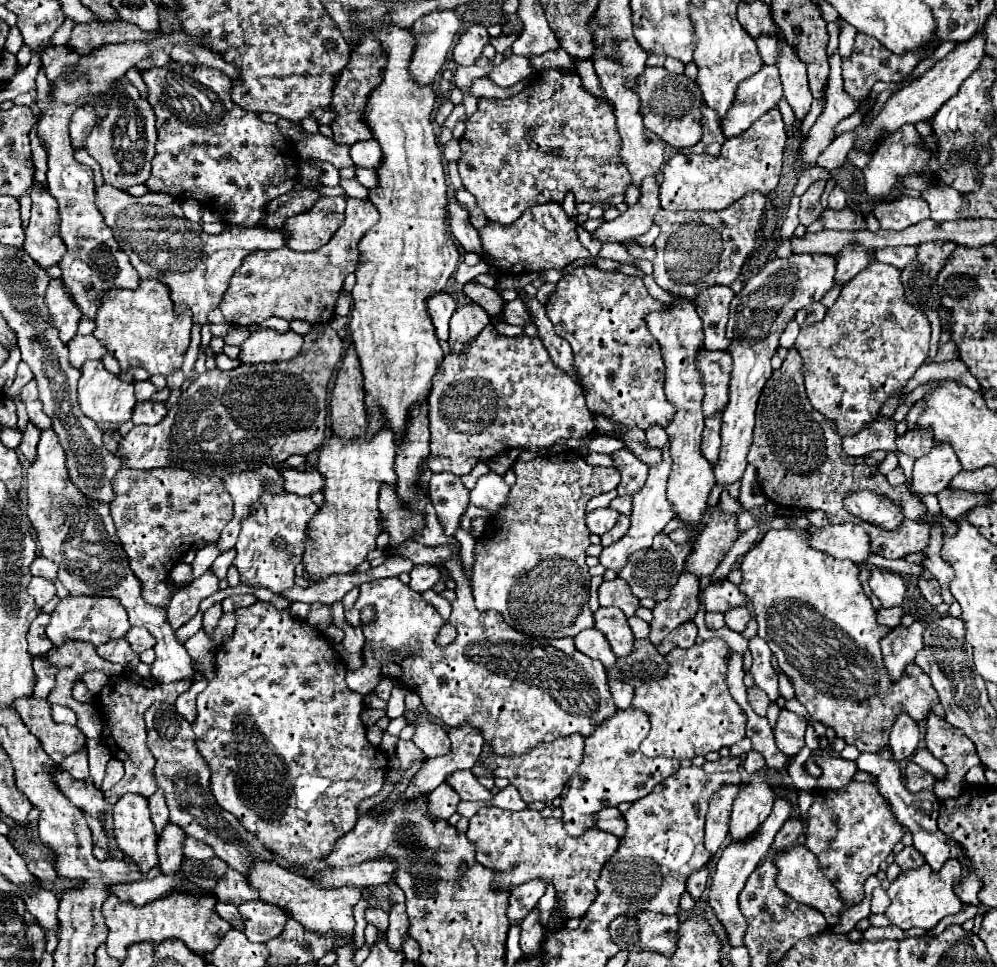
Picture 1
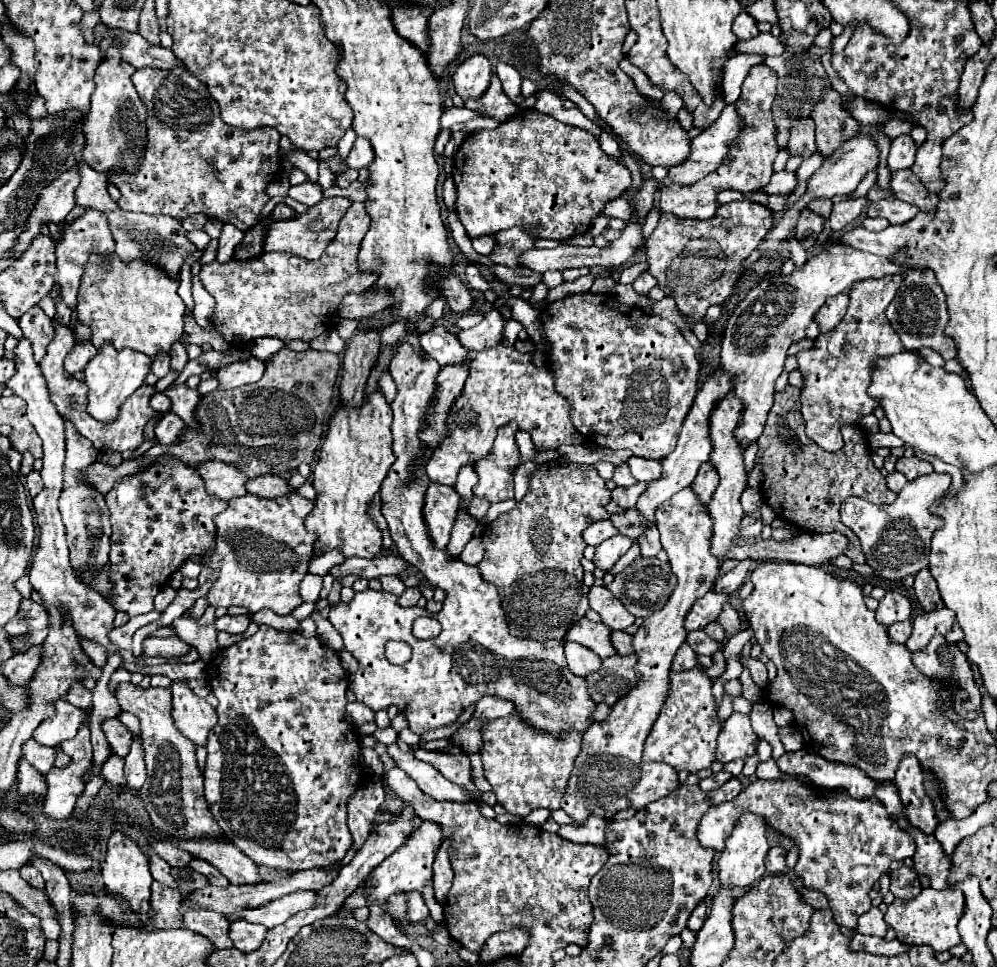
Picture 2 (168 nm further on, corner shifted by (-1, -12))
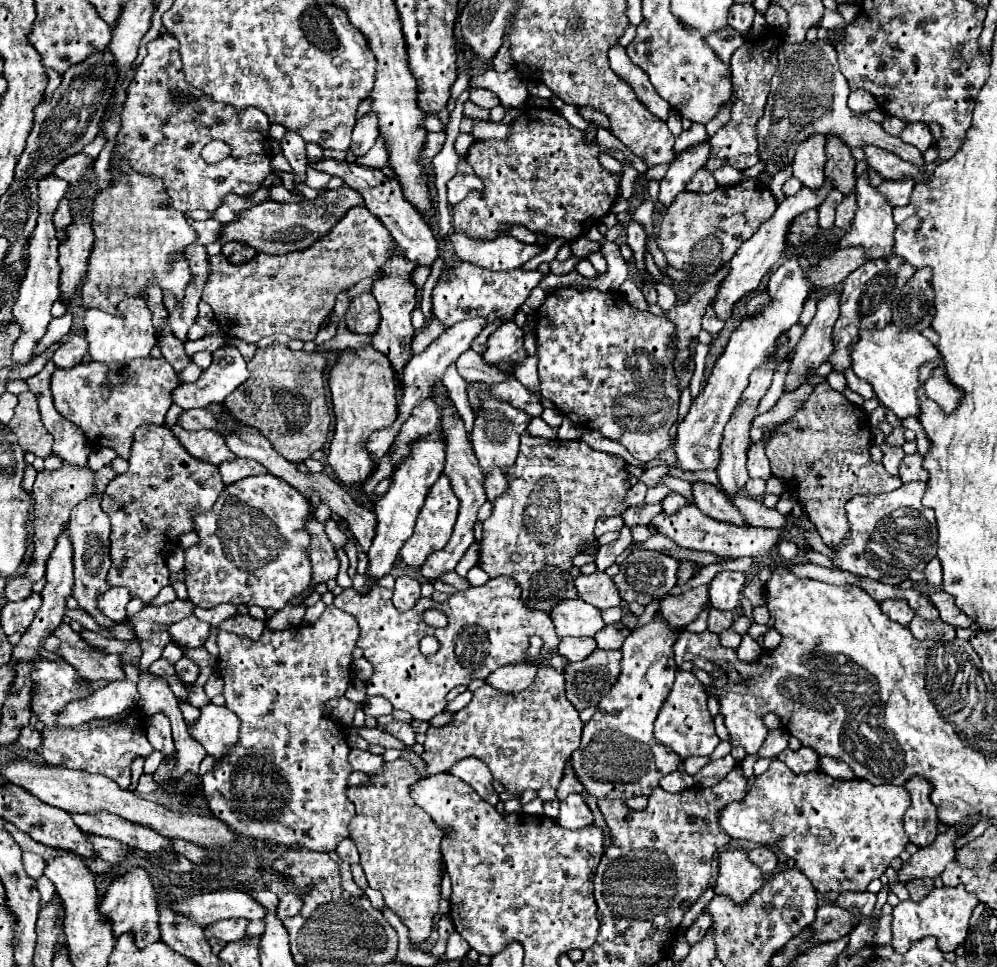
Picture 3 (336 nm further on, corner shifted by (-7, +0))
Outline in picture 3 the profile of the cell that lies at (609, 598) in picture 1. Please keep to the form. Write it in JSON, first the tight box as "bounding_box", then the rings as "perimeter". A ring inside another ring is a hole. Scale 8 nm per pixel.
{"bounding_box":[576,572,622,610],"perimeter":[[[594,572],[588,576],[578,576],[576,578],[576,590],[580,592],[584,602],[588,602],[600,610],[620,606],[620,602],[622,602],[618,588],[614,586],[612,578],[606,572]]]}

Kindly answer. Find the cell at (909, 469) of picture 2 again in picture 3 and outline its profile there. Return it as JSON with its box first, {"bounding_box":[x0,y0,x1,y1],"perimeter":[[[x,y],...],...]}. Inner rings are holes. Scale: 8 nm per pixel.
{"bounding_box":[900,454,928,482],"perimeter":[[[908,454],[902,460],[900,466],[900,480],[912,482],[912,480],[928,480],[928,470],[922,466],[924,456],[922,454]]]}

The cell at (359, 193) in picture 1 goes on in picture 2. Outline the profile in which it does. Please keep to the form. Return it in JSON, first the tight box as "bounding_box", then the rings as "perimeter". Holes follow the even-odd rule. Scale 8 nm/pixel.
{"bounding_box":[318,160,334,188],"perimeter":[[[322,160],[318,162],[318,174],[320,174],[320,178],[318,178],[318,184],[320,184],[322,188],[332,188],[334,174],[330,172],[330,168],[326,168],[326,164],[324,164]]]}

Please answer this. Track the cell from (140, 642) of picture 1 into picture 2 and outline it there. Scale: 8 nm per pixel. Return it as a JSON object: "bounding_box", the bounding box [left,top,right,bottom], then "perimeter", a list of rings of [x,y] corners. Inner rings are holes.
{"bounding_box":[144,634,190,658],"perimeter":[[[176,634],[170,638],[146,638],[144,656],[164,656],[164,658],[182,658],[190,652],[190,644],[182,642]]]}

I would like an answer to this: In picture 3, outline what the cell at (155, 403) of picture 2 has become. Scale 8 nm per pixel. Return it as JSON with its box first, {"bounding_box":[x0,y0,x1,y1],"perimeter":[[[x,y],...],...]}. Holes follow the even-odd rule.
{"bounding_box":[172,348,250,410],"perimeter":[[[220,348],[212,354],[212,364],[202,372],[200,380],[194,384],[180,384],[172,390],[172,402],[184,410],[204,408],[212,402],[222,402],[230,392],[234,392],[250,372],[242,354],[236,348]]]}

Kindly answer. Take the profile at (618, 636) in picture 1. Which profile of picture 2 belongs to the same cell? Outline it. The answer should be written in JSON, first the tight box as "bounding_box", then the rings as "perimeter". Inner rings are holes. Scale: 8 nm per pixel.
{"bounding_box":[566,618,616,658],"perimeter":[[[588,618],[578,620],[578,624],[572,624],[570,630],[566,632],[566,640],[590,648],[600,658],[608,658],[616,654],[610,642],[610,628],[606,628],[606,624],[602,622],[592,622]]]}

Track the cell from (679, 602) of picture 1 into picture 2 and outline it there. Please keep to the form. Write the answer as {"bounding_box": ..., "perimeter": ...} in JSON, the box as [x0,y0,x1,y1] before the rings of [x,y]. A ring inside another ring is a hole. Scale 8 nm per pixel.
{"bounding_box":[562,488,720,824],"perimeter":[[[684,488],[660,504],[656,512],[656,528],[660,532],[662,548],[668,552],[678,584],[666,606],[660,612],[654,612],[654,616],[648,616],[632,638],[634,654],[638,658],[634,668],[640,672],[640,682],[634,686],[634,690],[630,690],[628,696],[622,696],[622,700],[612,706],[604,722],[596,722],[584,732],[582,750],[574,762],[574,770],[566,786],[566,796],[562,798],[562,810],[578,824],[582,824],[590,814],[610,820],[616,812],[630,808],[632,800],[634,808],[642,810],[650,802],[670,794],[680,786],[674,768],[658,762],[646,764],[642,760],[642,746],[670,692],[670,664],[688,634],[684,630],[686,612],[694,600],[712,588],[720,570],[720,562],[710,554],[712,518],[708,510],[702,508],[692,488]]]}

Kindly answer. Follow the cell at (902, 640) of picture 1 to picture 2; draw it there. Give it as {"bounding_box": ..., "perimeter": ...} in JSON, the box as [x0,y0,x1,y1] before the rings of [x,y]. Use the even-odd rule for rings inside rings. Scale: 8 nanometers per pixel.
{"bounding_box":[906,608,956,652],"perimeter":[[[940,608],[940,610],[932,610],[932,612],[924,612],[924,614],[916,616],[914,632],[912,632],[910,640],[906,642],[908,650],[916,652],[916,650],[924,648],[934,634],[946,636],[952,630],[954,620],[956,620],[956,616],[948,608]]]}

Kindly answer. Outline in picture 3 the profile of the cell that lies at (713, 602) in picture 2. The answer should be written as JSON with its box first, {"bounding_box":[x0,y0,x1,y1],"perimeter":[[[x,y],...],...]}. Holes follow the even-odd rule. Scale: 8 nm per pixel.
{"bounding_box":[658,586,708,628],"perimeter":[[[708,586],[690,588],[680,596],[664,596],[658,612],[676,624],[676,628],[684,628],[698,618],[698,614],[708,604]]]}

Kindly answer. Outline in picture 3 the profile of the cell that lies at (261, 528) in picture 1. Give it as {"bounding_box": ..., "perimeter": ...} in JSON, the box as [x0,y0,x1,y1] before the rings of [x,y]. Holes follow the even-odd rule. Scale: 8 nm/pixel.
{"bounding_box":[186,474,314,610],"perimeter":[[[260,474],[252,478],[238,480],[224,488],[216,500],[212,512],[196,516],[194,530],[200,536],[200,542],[186,550],[186,580],[188,598],[200,608],[212,608],[222,602],[228,604],[256,604],[260,608],[282,610],[290,600],[302,596],[312,580],[310,564],[310,532],[306,530],[308,522],[314,518],[312,504],[288,482],[272,476]]]}

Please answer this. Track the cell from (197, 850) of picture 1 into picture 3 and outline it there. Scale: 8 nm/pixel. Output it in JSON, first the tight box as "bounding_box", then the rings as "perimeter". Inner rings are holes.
{"bounding_box":[72,812,172,852],"perimeter":[[[106,812],[72,814],[72,820],[76,820],[76,824],[82,832],[114,838],[114,840],[128,844],[130,848],[138,848],[138,850],[146,850],[146,852],[160,852],[160,850],[172,848],[172,840],[158,834],[156,830],[130,822],[130,820],[124,820],[120,816],[106,814]]]}

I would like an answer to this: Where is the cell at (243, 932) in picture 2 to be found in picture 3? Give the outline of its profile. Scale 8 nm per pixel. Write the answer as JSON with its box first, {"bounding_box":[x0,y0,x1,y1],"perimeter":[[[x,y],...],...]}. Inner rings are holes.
{"bounding_box":[204,918,250,942],"perimeter":[[[230,918],[230,920],[220,920],[216,924],[212,924],[208,930],[204,930],[206,938],[214,936],[222,942],[234,942],[234,940],[242,940],[246,936],[246,926],[250,924],[250,920],[244,918]]]}

